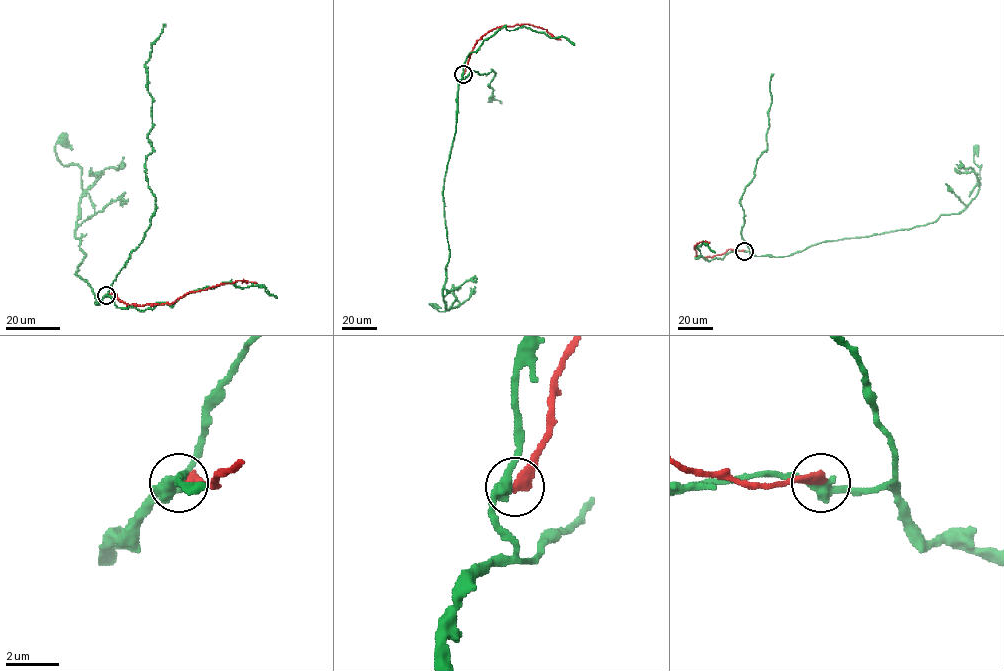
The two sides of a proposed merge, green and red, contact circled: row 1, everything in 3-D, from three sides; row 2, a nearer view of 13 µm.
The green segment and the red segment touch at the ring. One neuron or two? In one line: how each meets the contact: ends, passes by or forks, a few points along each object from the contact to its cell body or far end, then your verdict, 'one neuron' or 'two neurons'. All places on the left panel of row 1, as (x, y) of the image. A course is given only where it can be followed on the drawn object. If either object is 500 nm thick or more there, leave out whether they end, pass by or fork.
green passes by | red ends | green via (106, 295), (97, 304), (75, 273), (86, 256), (75, 236), (82, 169), (58, 160), (55, 145), (64, 140) | red via (107, 295), (115, 293), (126, 304), (143, 306), (173, 303), (187, 294), (220, 284), (237, 281), (257, 283) | two neurons

